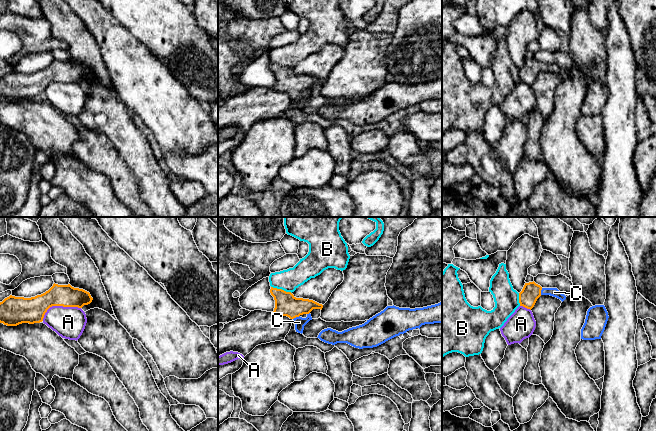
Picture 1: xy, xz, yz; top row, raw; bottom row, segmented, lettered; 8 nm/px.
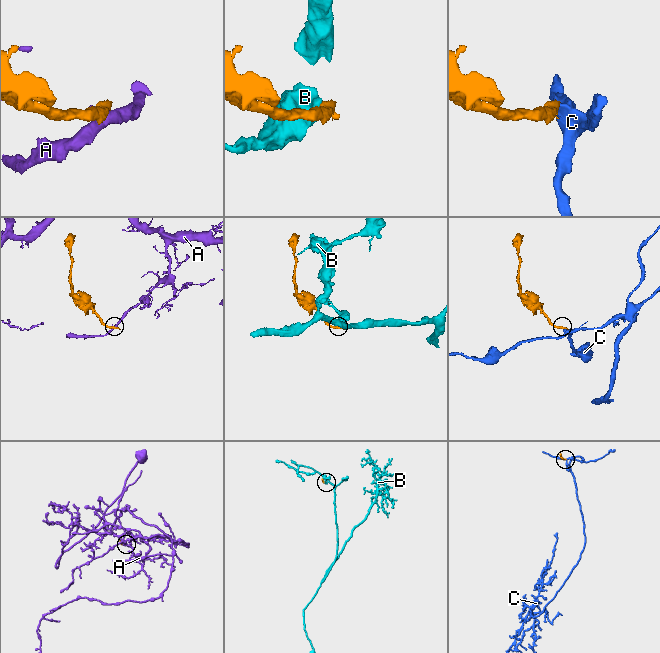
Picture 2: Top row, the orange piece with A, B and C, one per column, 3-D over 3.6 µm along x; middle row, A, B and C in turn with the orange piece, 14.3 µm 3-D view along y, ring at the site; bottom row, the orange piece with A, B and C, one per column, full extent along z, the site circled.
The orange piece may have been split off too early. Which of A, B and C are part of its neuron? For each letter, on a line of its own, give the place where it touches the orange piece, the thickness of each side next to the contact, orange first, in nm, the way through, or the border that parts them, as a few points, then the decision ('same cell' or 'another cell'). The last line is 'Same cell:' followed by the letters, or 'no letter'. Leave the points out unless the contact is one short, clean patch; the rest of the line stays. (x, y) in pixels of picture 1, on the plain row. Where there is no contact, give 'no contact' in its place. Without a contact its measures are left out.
A: xy (58, 81) | 200/260 nm | along xy (80, 83), (51, 82), (42, 96) | another cell
B: xz (281, 65) | 180/180 nm | along xz (271, 62), (291, 69) | another cell
C: xz (296, 92) | 180/90 nm | across xz (286, 80), (296, 92), (299, 98) | same cell
Same cell: C

